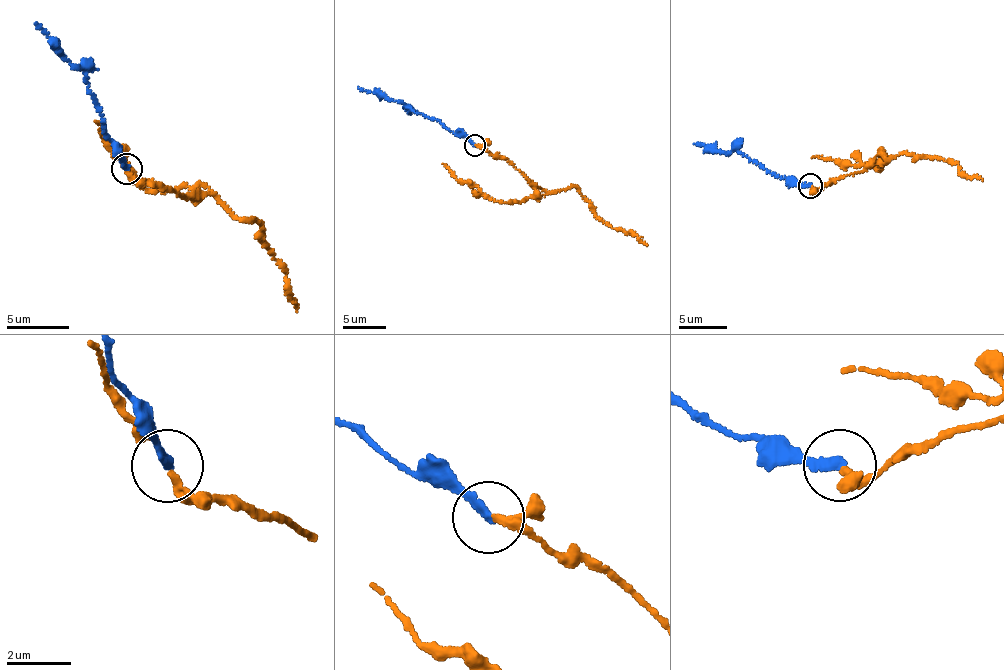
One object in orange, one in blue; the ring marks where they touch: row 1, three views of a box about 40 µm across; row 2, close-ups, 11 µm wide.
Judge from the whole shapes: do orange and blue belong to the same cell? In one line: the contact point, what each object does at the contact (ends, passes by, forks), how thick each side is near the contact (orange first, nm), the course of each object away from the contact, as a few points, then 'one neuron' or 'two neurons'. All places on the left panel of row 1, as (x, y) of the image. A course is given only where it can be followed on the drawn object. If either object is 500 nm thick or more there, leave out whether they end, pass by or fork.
at (126, 168); orange passes by; blue ends there; 160 nm thick on the orange side, 240 nm on the other; orange runs (128, 170), (132, 179), (186, 197), (216, 195), (246, 222), (255, 220), (271, 250), (296, 311); blue runs (125, 169), (82, 69), (64, 60), (36, 23); one neuron

